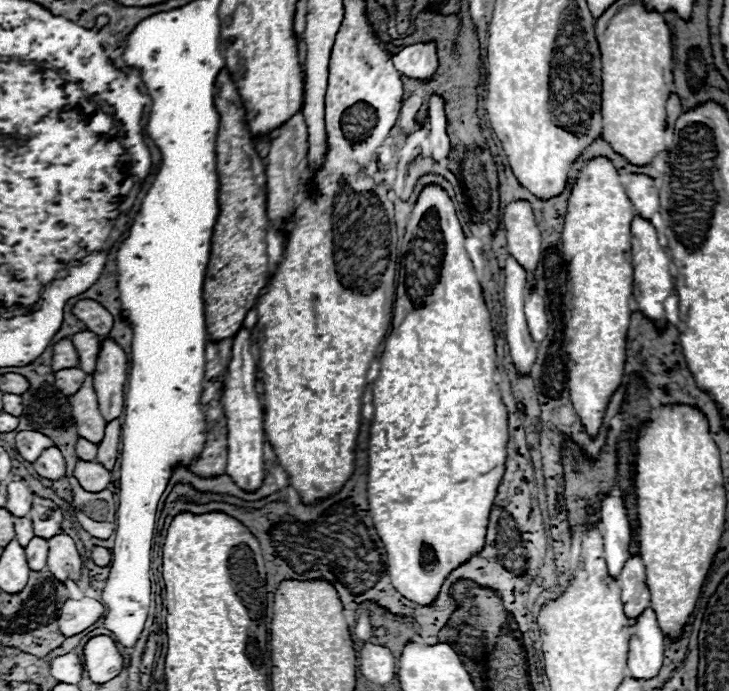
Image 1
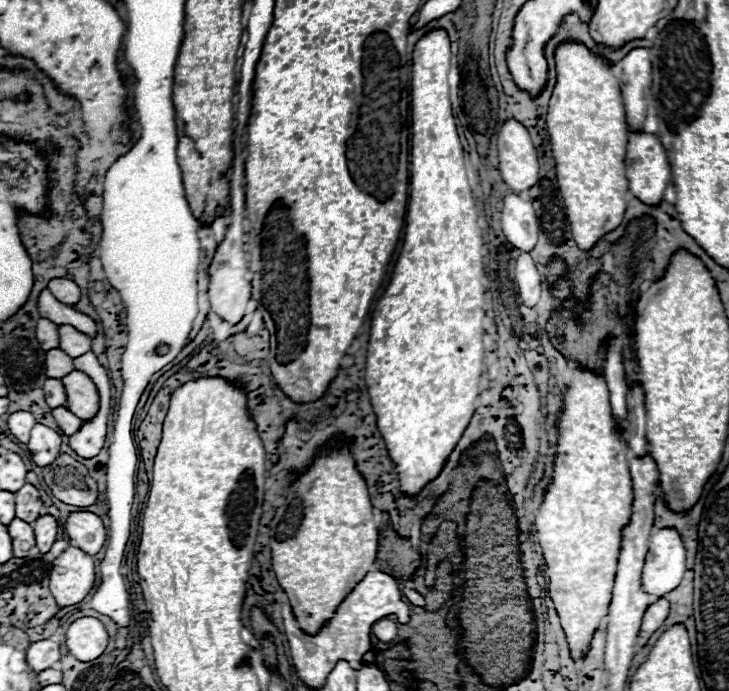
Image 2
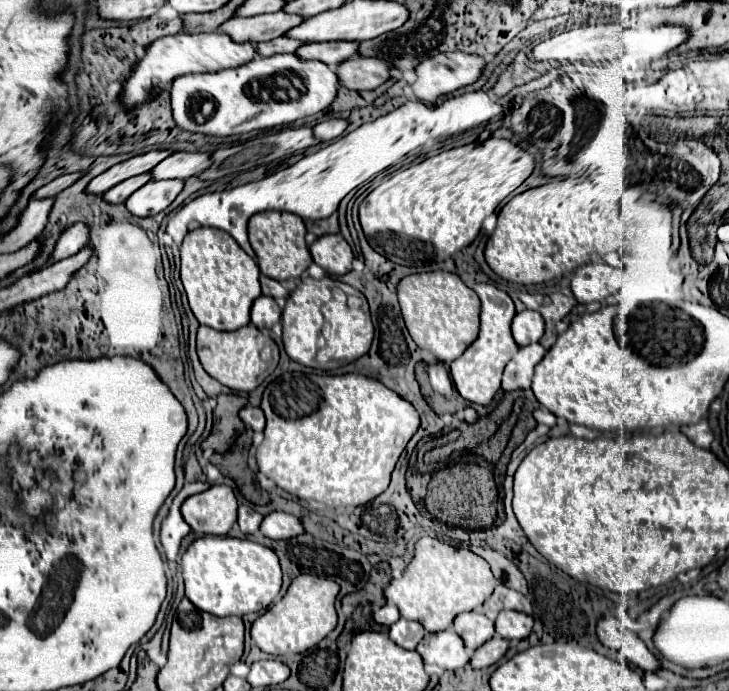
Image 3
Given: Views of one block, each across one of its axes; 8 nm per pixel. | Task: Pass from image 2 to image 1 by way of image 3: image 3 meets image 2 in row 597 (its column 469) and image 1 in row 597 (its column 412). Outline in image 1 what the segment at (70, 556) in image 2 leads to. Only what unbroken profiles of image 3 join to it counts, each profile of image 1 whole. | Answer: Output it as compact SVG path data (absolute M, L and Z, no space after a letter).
M80 598L80 600L66 600L60 608L60 630L66 638L86 630L88 626L92 626L100 616L104 614L104 604L98 602L96 598Z

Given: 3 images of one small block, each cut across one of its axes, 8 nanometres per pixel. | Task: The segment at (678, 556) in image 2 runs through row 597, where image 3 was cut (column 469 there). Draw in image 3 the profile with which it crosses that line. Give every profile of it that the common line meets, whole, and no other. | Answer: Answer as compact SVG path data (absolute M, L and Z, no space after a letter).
M454 630L426 634L416 650L424 658L424 664L434 664L442 670L458 670L470 664L470 654Z

